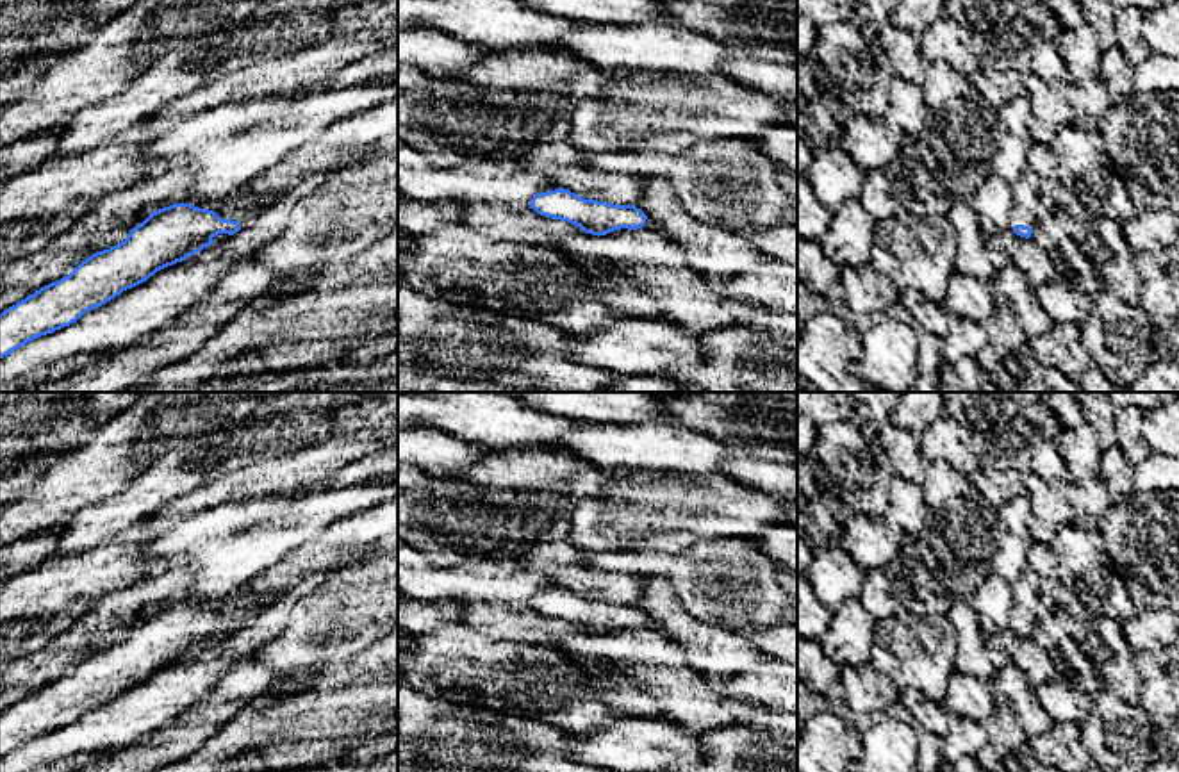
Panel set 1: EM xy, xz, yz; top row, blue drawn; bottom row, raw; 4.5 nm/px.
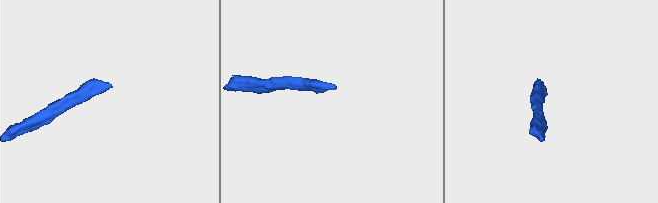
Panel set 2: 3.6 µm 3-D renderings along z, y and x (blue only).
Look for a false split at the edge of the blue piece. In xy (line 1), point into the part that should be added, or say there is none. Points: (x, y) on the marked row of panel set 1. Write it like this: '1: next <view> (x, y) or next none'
1: next xy (252, 214)

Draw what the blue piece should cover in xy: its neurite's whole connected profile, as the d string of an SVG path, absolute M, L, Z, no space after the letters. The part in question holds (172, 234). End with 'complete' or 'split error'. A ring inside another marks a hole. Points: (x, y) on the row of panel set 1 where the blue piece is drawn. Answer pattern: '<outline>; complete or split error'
M269 198L264 205L250 209L239 221L221 219L218 216L219 203L212 210L198 209L191 203L173 203L152 212L141 225L130 230L123 242L93 253L68 276L41 287L34 294L4 310L0 314L0 358L41 335L70 326L86 312L98 308L120 296L123 291L146 282L157 271L182 262L214 244L212 239L218 234L234 235L241 228L246 228L275 201L276 200Z; split error

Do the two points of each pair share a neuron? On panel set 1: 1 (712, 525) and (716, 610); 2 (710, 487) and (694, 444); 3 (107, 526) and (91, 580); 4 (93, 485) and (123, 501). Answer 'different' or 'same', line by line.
1: different
2: different
3: different
4: different

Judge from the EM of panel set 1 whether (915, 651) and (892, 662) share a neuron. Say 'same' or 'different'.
same

